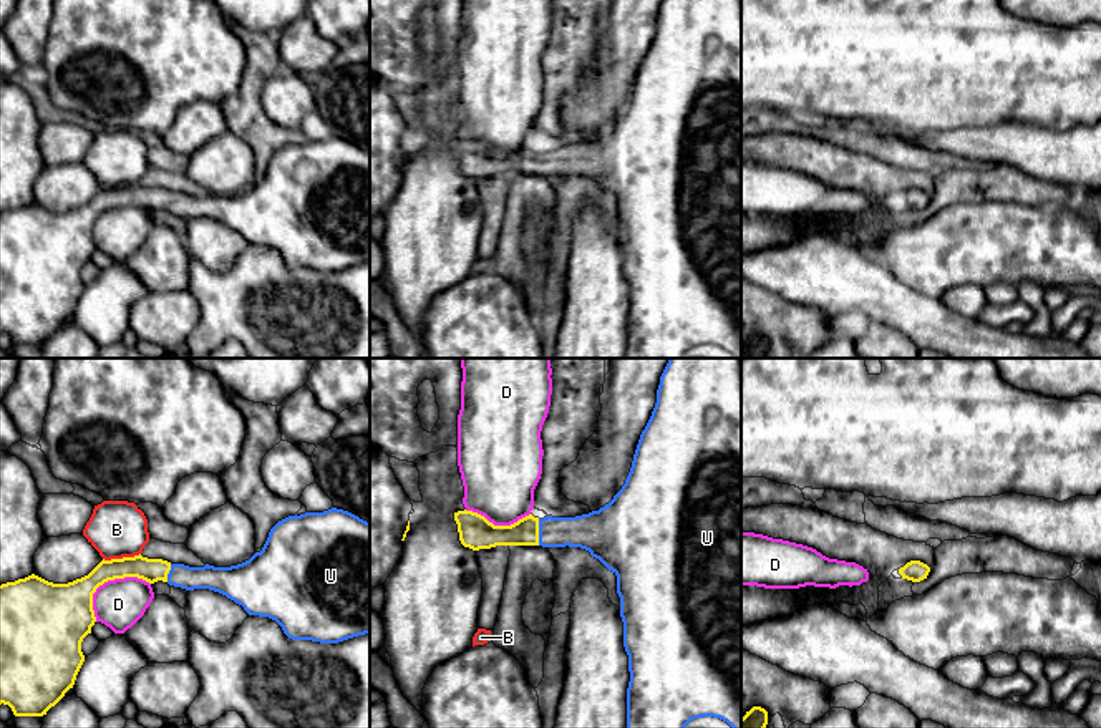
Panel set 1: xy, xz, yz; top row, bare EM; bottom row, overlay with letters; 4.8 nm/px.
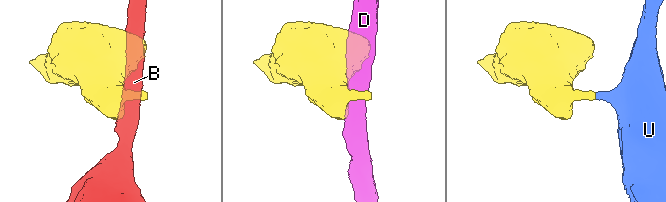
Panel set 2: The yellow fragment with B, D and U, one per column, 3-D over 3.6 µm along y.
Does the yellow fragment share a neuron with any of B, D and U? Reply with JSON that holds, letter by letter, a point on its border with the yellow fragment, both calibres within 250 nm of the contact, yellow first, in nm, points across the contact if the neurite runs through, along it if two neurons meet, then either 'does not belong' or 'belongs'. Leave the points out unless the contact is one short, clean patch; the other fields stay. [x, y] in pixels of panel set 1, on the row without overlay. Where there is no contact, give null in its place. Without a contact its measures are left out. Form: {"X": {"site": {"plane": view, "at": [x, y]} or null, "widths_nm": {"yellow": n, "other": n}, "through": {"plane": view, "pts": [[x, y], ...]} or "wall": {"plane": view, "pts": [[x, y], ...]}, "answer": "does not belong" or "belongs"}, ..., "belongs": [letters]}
{"B": {"site": {"plane": "xy", "at": [123, 186]}, "widths_nm": {"yellow": 120, "other": 280}, "wall": {"plane": "xy", "pts": [[140, 181], [130, 186], [103, 188]]}, "answer": "does not belong"}, "D": {"site": {"plane": "xy", "at": [106, 209]}, "widths_nm": {"yellow": 280, "other": 240}, "answer": "does not belong"}, "U": {"site": {"plane": "xz", "at": [538, 161]}, "widths_nm": {"yellow": 130, "other": 180}, "through": {"plane": "xz", "pts": [[526, 160], [538, 161], [589, 160]]}, "answer": "belongs"}, "belongs": ["U"]}

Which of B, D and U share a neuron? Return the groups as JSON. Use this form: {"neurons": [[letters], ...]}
{"neurons": [["B"], ["D"], ["U"]]}

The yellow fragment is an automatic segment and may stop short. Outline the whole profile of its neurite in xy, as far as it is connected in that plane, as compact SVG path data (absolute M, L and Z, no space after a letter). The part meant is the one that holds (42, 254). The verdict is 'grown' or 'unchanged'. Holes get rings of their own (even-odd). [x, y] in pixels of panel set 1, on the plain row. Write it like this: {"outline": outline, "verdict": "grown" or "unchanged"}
{"outline": "M332 136L323 141L305 141L279 149L269 161L260 181L249 189L230 194L189 196L162 187L139 184L101 189L88 204L68 212L53 212L35 202L0 214L0 333L8 333L15 345L43 345L73 317L85 290L83 267L96 250L93 222L108 209L138 206L149 212L158 209L186 219L209 217L242 234L249 244L275 249L292 269L338 272L370 262L370 151Z", "verdict": "grown"}

